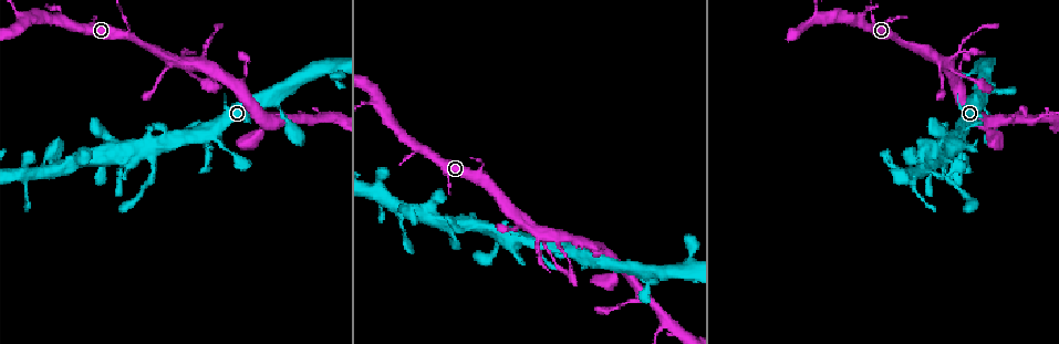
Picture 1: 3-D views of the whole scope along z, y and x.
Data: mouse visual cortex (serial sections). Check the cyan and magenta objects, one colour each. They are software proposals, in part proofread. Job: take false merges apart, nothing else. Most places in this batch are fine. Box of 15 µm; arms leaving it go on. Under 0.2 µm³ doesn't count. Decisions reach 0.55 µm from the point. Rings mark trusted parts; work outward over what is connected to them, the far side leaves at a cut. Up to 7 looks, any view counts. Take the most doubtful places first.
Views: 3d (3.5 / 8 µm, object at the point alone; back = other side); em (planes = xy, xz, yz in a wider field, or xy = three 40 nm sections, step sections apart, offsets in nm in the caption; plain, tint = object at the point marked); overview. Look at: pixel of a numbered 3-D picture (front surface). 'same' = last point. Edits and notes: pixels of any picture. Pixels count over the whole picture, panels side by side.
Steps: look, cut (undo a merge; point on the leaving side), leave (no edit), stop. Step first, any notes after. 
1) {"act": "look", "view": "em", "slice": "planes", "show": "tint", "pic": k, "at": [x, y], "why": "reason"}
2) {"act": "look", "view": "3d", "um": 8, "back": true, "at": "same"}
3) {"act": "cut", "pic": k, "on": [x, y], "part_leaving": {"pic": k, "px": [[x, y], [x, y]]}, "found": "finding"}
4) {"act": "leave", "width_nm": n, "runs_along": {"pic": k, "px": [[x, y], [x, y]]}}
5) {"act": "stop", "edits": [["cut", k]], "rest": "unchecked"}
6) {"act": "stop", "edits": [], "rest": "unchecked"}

{"act": "look", "view": "3d", "um": 8, "pic": 1, "at": [479, 170], "why": "sharp bend"}

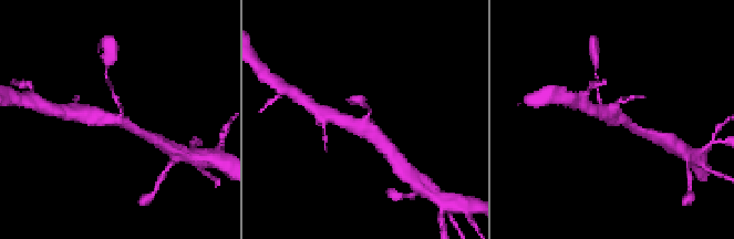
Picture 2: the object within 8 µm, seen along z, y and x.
{"act": "look", "view": "em", "slice": "xy", "step": 3, "show": "tint", "pic": 2, "at": [117, 119], "arms": 3, "arm_widths_nm": [150, 250, 450], "why": "need the tissue"}

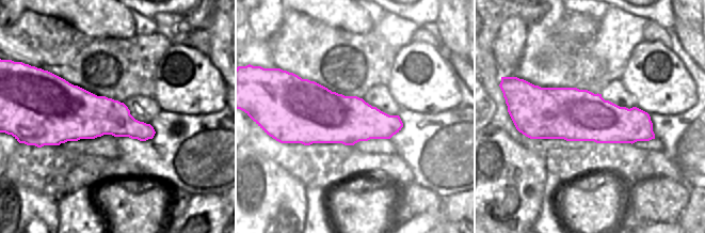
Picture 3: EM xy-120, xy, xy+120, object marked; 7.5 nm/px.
{"act": "leave", "found": "all the same cell"}

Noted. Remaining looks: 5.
{"act": "look", "view": "3d", "um": 3.5, "pic": 1, "at": [30, 20], "why": "side arm on a straight run"}

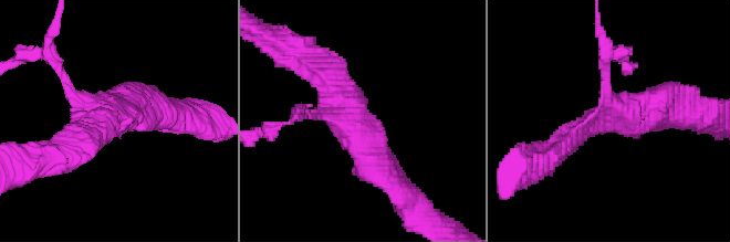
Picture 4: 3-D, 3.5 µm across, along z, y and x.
{"act": "look", "view": "em", "slice": "xy", "step": 5, "show": "tint", "pic": 4, "at": [617, 116], "why": "now the EM"}

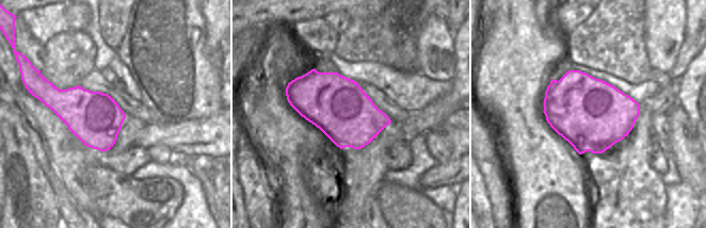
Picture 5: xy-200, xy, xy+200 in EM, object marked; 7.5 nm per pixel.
{"act": "leave", "found": "continuous, no second cell"}

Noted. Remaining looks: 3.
{"act": "look", "view": "em", "slice": "xy", "step": 1, "show": "tint", "pic": 1, "at": [952, 156]}

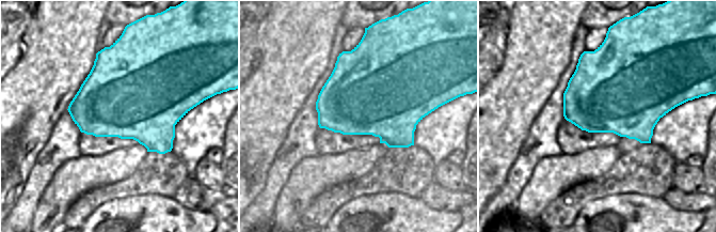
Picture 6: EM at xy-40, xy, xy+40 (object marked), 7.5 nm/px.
{"act": "look", "view": "3d", "um": 3.5, "at": "same", "why": "wider look"}

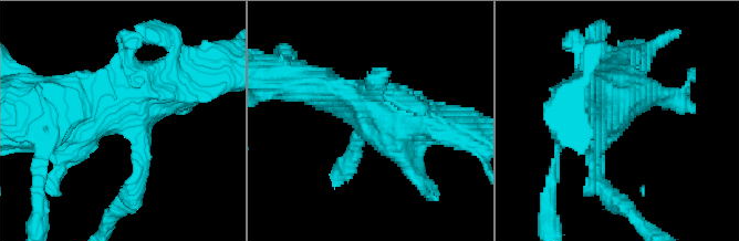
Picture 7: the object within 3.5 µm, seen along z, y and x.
{"act": "leave", "runs_along": {"pic": 7, "px": [[438, 126], [387, 121], [302, 81]]}, "found": "one cell here"}

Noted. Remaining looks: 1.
{"act": "stop", "edits": [], "rest": "unchecked"}

